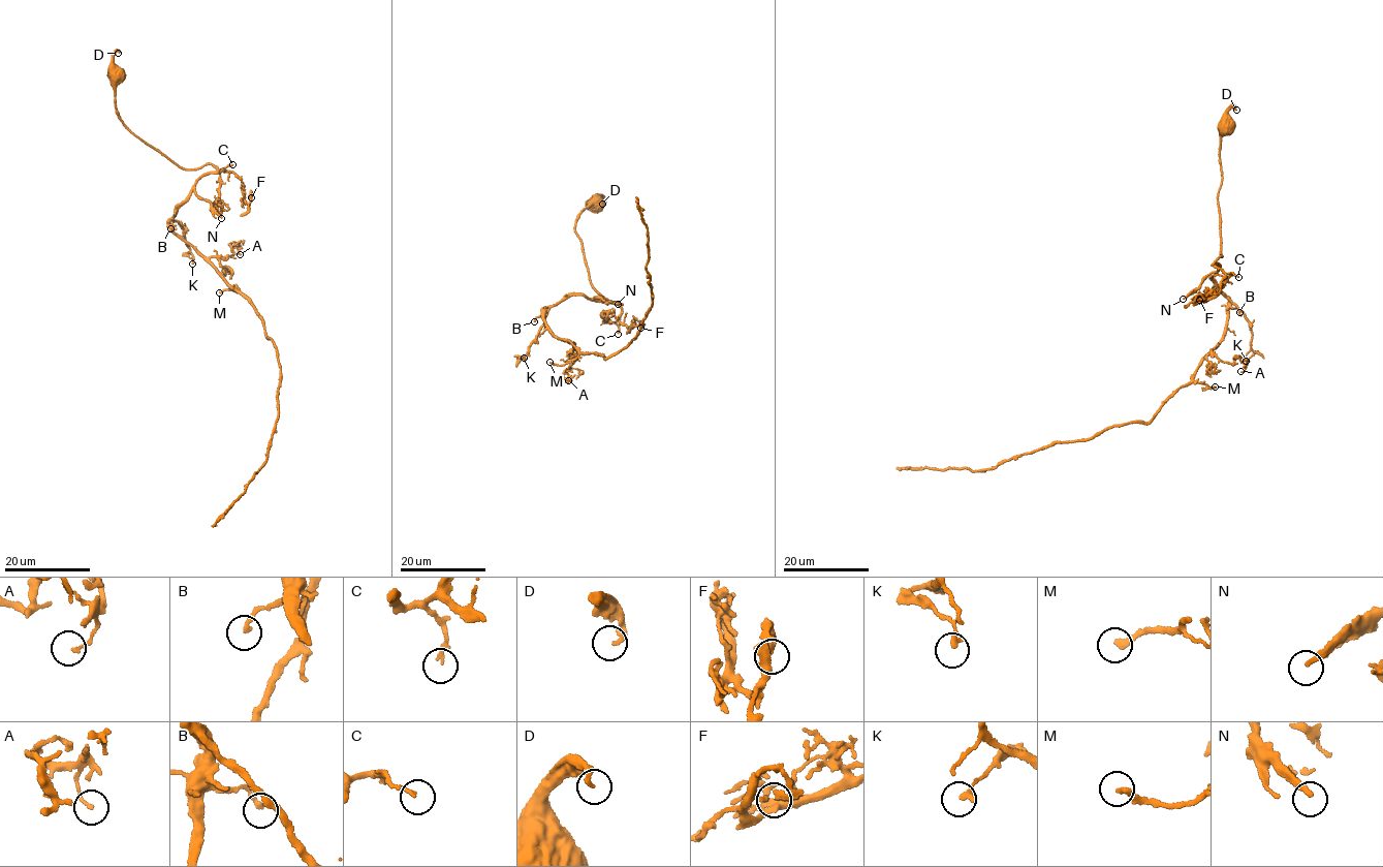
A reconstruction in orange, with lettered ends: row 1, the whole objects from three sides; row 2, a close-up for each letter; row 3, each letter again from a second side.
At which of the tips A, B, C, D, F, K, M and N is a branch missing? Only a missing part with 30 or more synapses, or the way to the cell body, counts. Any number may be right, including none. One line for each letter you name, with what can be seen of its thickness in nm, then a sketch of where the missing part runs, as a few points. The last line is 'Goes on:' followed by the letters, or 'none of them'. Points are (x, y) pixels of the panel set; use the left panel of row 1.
Goes on: none of them

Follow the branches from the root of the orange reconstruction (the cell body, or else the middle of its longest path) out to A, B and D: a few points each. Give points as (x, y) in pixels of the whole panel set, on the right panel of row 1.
A: (1227, 125), (1221, 256), (1212, 279), (1227, 316), (1212, 350), (1232, 364), (1245, 358), (1240, 371)
B: (1227, 125), (1221, 137), (1222, 182), (1217, 198), (1221, 256), (1213, 264), (1219, 265), (1212, 279), (1239, 312)
D: (1227, 125), (1227, 111), (1234, 106), (1236, 110)

